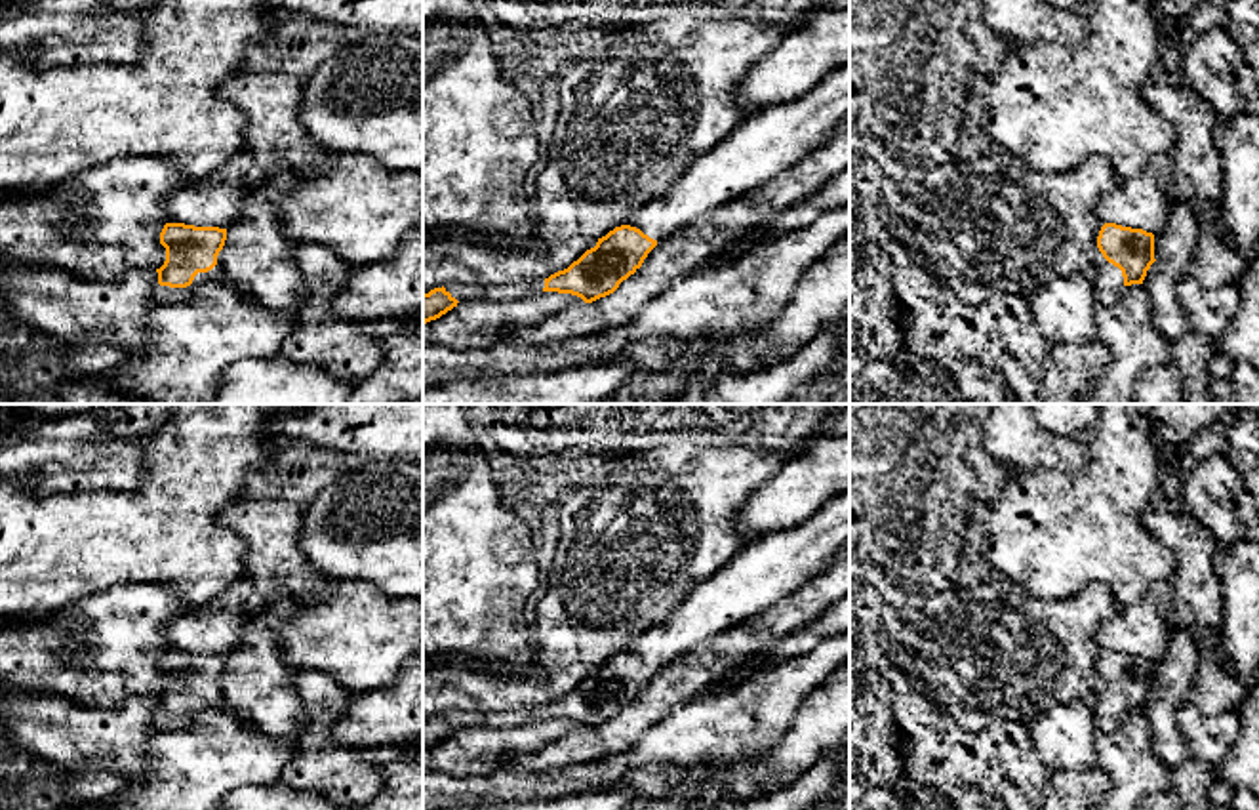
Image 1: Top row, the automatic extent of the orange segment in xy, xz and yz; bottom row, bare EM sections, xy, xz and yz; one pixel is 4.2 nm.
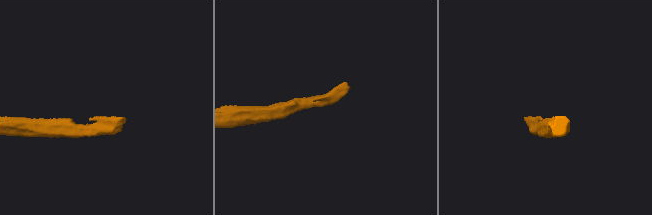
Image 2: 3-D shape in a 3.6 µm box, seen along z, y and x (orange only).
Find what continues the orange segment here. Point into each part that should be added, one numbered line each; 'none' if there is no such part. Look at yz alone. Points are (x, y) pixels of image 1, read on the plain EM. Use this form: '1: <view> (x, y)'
1: yz (1109, 709)

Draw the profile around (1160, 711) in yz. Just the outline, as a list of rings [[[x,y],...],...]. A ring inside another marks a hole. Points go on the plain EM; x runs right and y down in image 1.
[[[1154,688],[1147,698],[1143,713],[1152,730],[1152,749],[1169,772],[1175,770],[1190,757],[1177,719],[1179,703],[1160,688]]]

